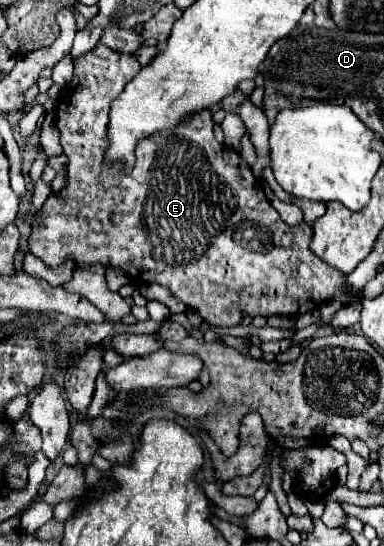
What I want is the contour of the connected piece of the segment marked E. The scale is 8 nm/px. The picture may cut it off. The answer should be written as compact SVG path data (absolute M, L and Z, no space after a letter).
M98 43L94 49L84 53L82 57L74 59L72 63L74 63L74 77L72 77L72 81L68 85L64 85L64 89L60 89L58 111L56 111L56 125L60 129L60 143L64 147L64 155L68 157L68 175L66 175L68 185L60 193L52 193L48 197L48 201L44 203L44 207L42 207L42 211L38 215L42 225L32 227L32 235L28 237L28 251L32 255L40 257L50 267L58 267L60 263L66 261L68 255L74 257L78 267L88 267L88 265L94 265L94 263L102 263L102 265L108 265L108 267L118 267L136 283L158 283L158 285L168 287L172 295L176 295L190 309L200 313L200 317L204 321L208 321L212 325L224 325L224 327L240 325L240 321L246 315L250 315L250 317L254 317L254 315L262 315L262 317L286 315L286 317L290 317L290 315L294 315L294 317L298 317L298 315L304 315L308 311L318 309L320 305L324 305L330 299L336 299L336 297L344 295L344 289L346 289L344 273L338 273L328 263L322 263L322 259L314 257L314 253L308 247L310 239L312 239L312 227L308 223L300 223L296 227L290 227L280 219L278 211L270 205L270 201L264 195L264 189L258 185L256 177L252 175L250 165L234 149L230 149L230 147L226 147L226 145L222 145L222 143L218 143L214 139L214 133L212 133L214 121L212 121L210 111L202 109L202 111L198 111L198 113L194 113L190 117L184 117L174 131L156 131L148 139L138 141L136 151L134 151L136 163L134 163L130 173L124 171L122 163L106 163L104 157L106 157L106 149L108 149L108 107L124 90L128 81L140 71L140 63L136 61L134 55L118 53L118 51L114 51L114 49L110 49L110 47L102 45L102 43Z

